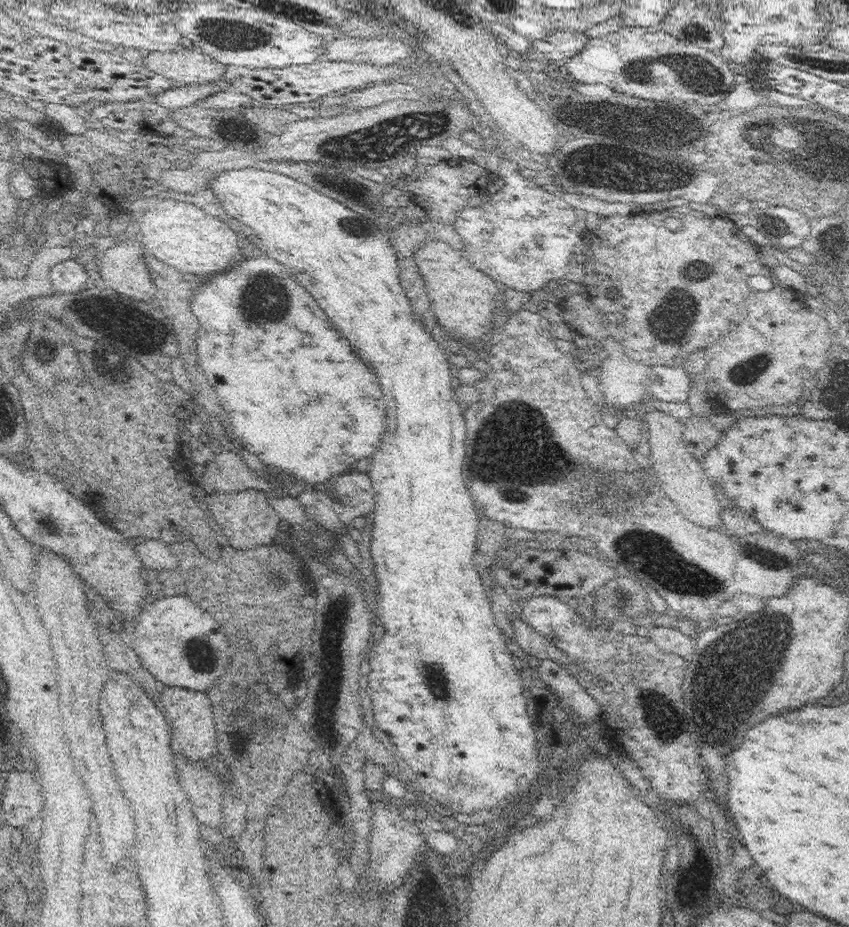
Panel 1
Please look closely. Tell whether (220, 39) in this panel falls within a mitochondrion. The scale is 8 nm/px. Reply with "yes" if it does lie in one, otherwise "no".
yes

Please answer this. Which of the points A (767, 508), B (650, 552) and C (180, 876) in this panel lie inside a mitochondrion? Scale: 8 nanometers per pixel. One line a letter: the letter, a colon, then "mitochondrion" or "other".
A: other
B: mitochondrion
C: other

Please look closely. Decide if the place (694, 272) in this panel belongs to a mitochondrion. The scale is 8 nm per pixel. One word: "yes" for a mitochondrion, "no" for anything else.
yes

